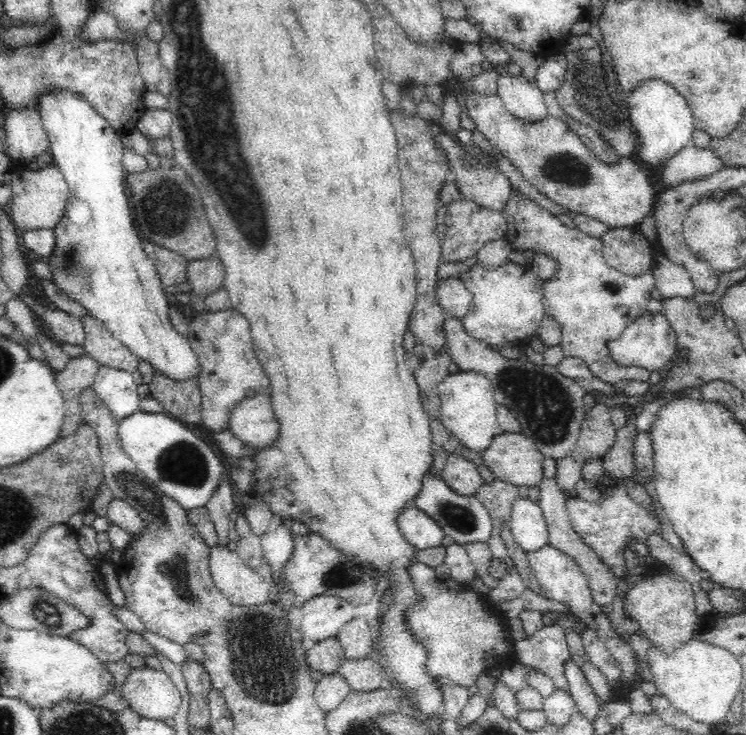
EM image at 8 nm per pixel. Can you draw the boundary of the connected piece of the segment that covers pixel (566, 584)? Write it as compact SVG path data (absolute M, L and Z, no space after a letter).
M544 546L544 548L540 548L538 552L528 552L528 562L530 562L530 568L532 568L536 580L540 582L542 590L546 592L546 598L570 606L570 608L574 610L574 616L578 616L580 622L586 624L588 632L592 632L592 634L596 634L596 636L600 638L600 642L604 644L606 652L610 652L612 658L622 666L622 670L624 670L624 686L626 686L626 688L628 688L630 684L632 684L632 686L638 686L640 676L636 674L636 668L634 668L634 650L632 650L630 646L626 646L626 644L614 634L614 630L610 628L608 614L602 614L602 612L600 612L600 606L596 604L594 594L592 594L592 588L590 588L590 580L588 580L586 574L582 572L580 564L578 564L570 554L566 554L566 552L562 552L562 550L556 550L554 546Z

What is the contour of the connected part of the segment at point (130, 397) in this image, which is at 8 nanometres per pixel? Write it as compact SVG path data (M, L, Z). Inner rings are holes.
M100 366L100 372L94 382L94 390L96 396L102 400L102 404L106 404L106 408L118 420L124 420L140 412L142 400L138 398L138 386L134 384L130 372Z

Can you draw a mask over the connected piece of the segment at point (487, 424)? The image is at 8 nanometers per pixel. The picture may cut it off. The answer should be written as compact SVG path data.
M458 372L450 374L440 386L440 420L448 428L448 432L460 440L460 444L476 454L484 454L492 444L494 436L500 436L504 430L498 422L498 400L494 394L494 386L488 376L480 372Z

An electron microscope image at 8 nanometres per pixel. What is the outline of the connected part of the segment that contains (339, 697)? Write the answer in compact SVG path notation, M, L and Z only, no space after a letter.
M338 672L336 674L326 674L316 684L316 690L314 690L318 708L322 708L324 714L336 710L350 694L352 694L352 688L350 688L348 680L344 676L340 676Z

